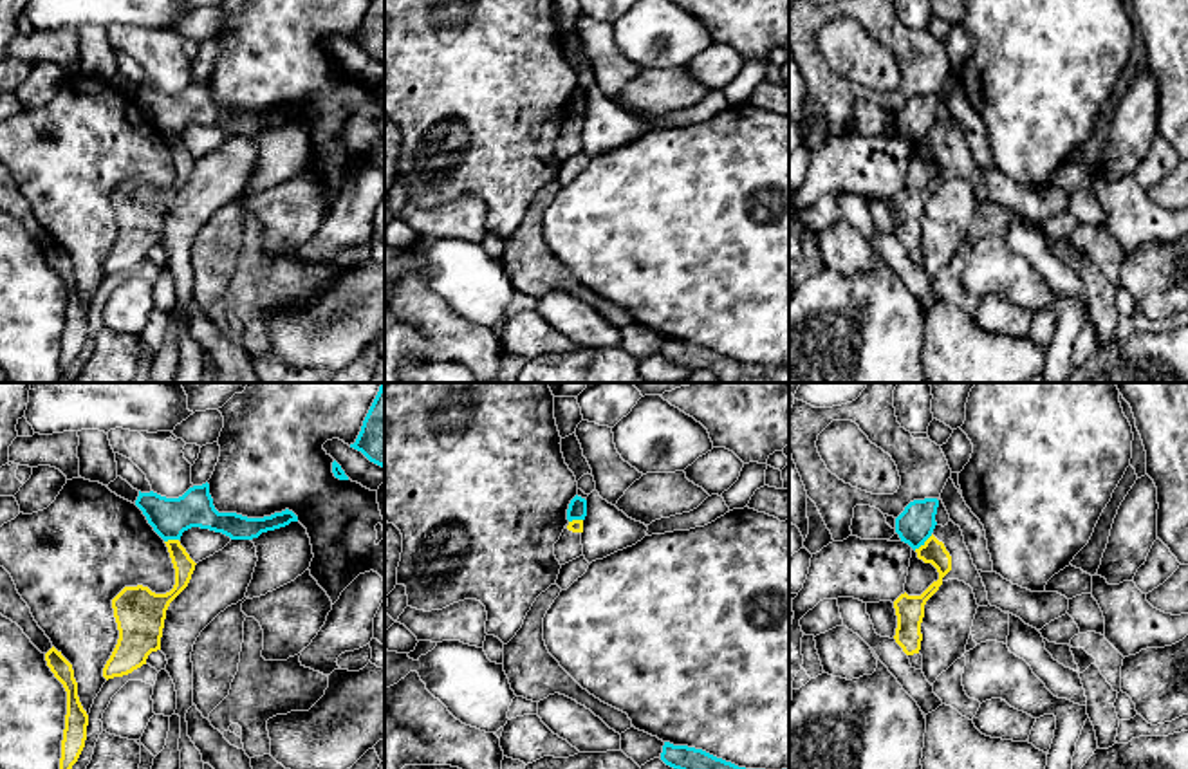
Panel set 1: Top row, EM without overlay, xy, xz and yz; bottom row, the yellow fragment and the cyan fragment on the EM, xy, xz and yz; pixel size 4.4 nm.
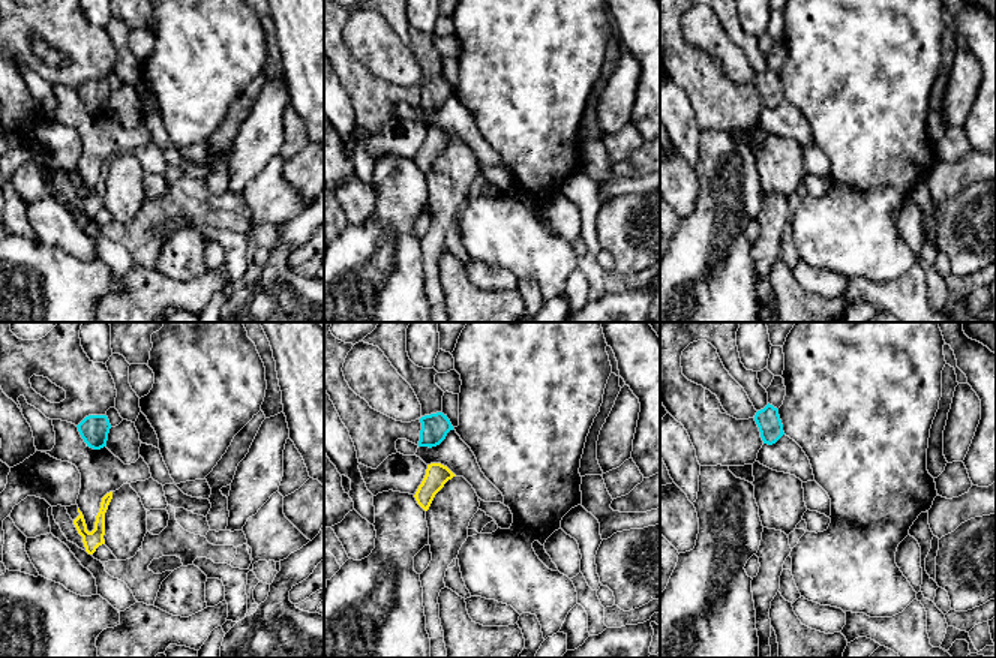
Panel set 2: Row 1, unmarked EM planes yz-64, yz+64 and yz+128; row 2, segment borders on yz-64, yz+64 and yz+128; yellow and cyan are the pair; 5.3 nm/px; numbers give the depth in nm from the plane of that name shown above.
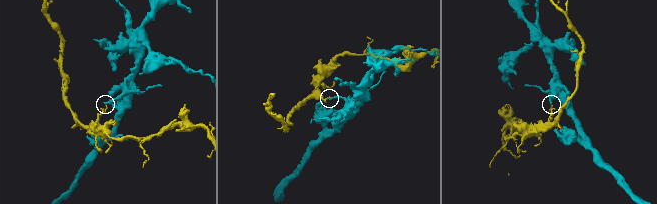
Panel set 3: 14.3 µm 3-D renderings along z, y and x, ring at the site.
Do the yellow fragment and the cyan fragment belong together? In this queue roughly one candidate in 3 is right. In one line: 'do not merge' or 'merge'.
do not merge

